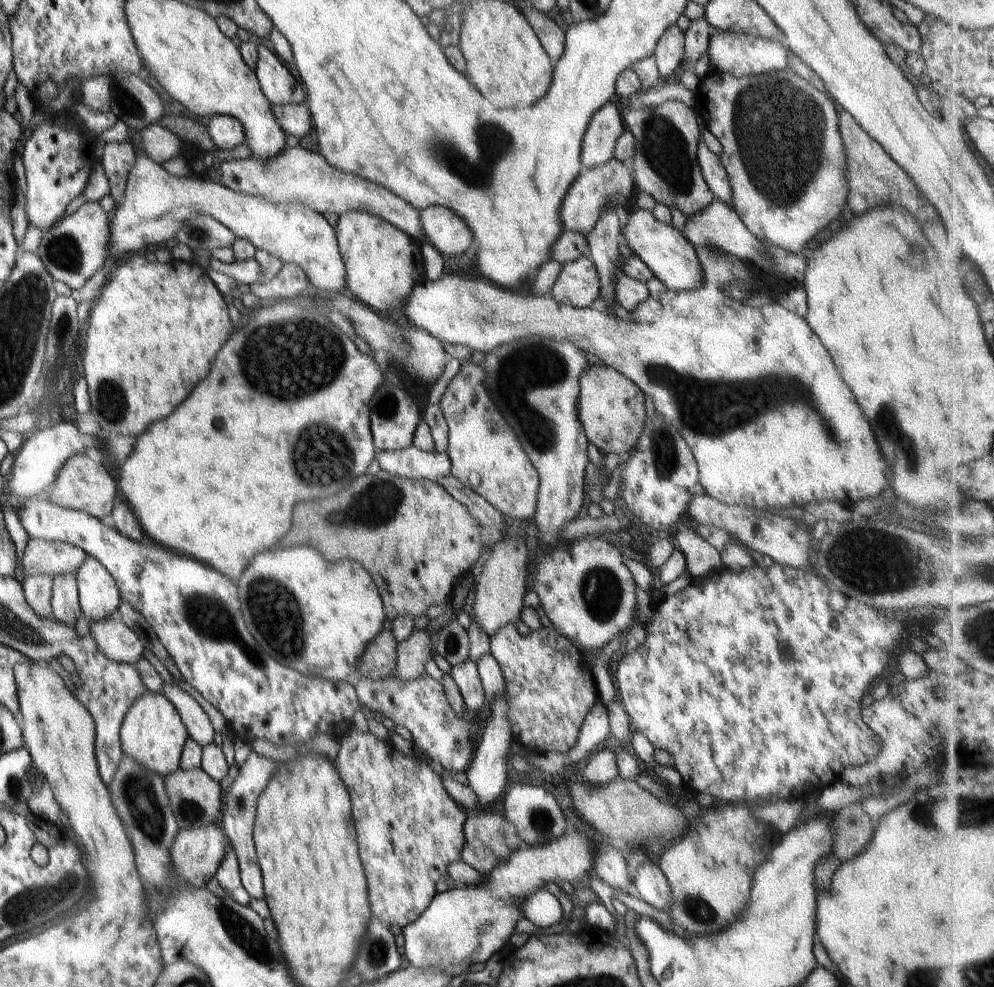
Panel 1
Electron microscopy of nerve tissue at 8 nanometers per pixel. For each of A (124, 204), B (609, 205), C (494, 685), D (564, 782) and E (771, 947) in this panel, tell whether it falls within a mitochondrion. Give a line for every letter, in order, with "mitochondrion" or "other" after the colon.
A: other
B: other
C: other
D: other
E: other

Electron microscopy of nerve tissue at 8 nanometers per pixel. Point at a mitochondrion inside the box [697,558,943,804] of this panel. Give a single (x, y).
(786, 651)

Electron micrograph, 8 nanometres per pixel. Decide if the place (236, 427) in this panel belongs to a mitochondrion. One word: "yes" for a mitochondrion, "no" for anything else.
no

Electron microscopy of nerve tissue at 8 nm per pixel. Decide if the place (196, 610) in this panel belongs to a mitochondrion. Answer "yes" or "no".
yes

